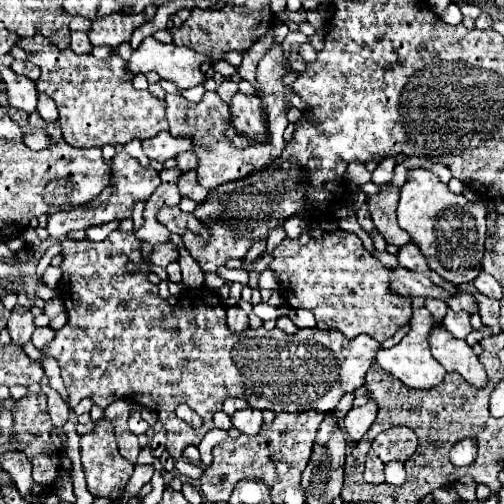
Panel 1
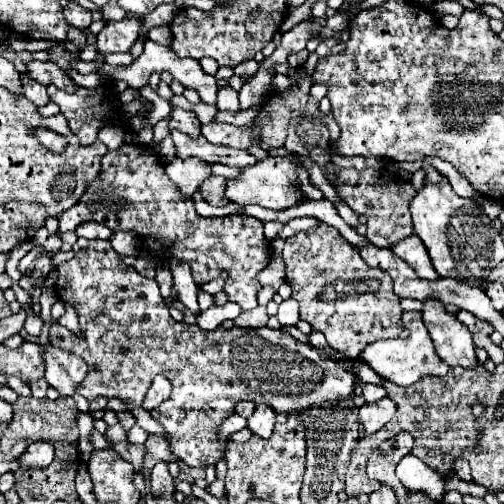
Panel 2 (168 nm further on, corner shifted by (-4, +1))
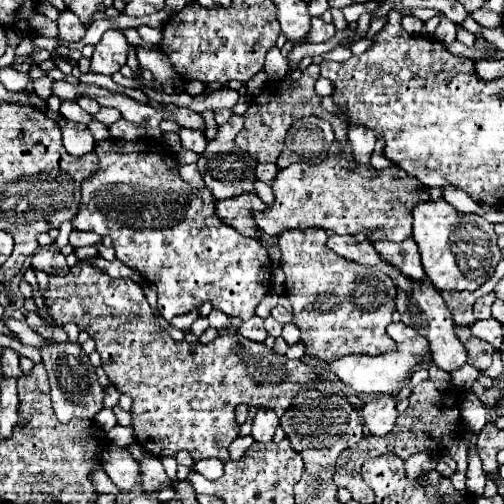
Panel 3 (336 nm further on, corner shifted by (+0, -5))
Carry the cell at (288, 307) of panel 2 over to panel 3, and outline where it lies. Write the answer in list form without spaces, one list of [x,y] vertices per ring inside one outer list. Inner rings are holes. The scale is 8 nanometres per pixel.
[[[292,322],[284,324],[284,328],[282,328],[282,338],[284,338],[288,344],[294,344],[294,342],[298,342],[298,340],[300,340],[298,326],[296,326],[296,324],[292,324]]]

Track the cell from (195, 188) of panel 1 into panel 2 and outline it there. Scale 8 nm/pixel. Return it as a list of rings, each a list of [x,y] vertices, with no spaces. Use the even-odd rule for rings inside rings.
[[[210,176],[208,180],[204,180],[204,184],[200,186],[204,200],[210,206],[226,206],[230,200],[226,198],[224,190],[226,190],[226,178],[222,176]]]

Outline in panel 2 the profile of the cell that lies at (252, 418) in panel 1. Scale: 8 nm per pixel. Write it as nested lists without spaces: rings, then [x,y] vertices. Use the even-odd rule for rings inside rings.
[[[258,404],[254,414],[248,418],[248,428],[264,440],[268,440],[272,436],[274,424],[276,424],[276,412],[266,404]]]

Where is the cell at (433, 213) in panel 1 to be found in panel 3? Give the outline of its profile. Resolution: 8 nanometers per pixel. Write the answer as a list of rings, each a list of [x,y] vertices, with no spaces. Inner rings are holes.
[[[446,200],[420,202],[412,210],[414,240],[418,244],[422,266],[436,290],[468,290],[474,292],[494,276],[500,262],[496,232],[490,222],[478,214],[462,214]]]

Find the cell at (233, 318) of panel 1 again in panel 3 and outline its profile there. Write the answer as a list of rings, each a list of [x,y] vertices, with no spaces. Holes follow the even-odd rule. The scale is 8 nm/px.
[[[258,316],[250,318],[248,322],[242,322],[238,328],[238,334],[242,334],[248,340],[256,340],[256,342],[264,342],[268,336],[268,332],[264,328],[264,320]]]

